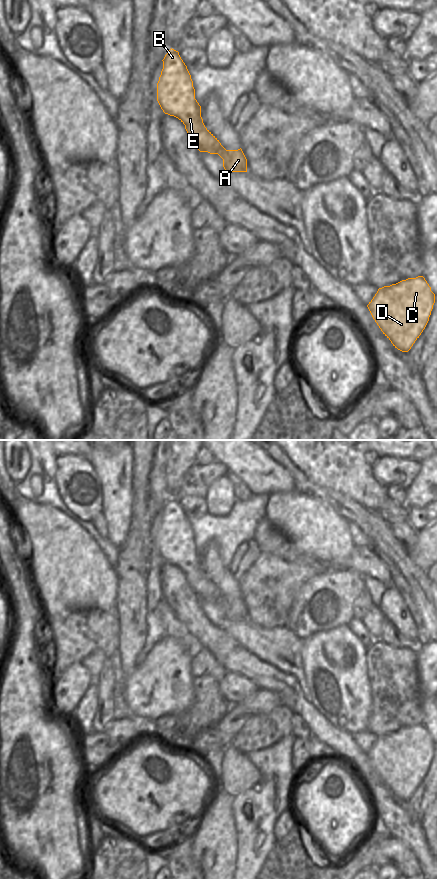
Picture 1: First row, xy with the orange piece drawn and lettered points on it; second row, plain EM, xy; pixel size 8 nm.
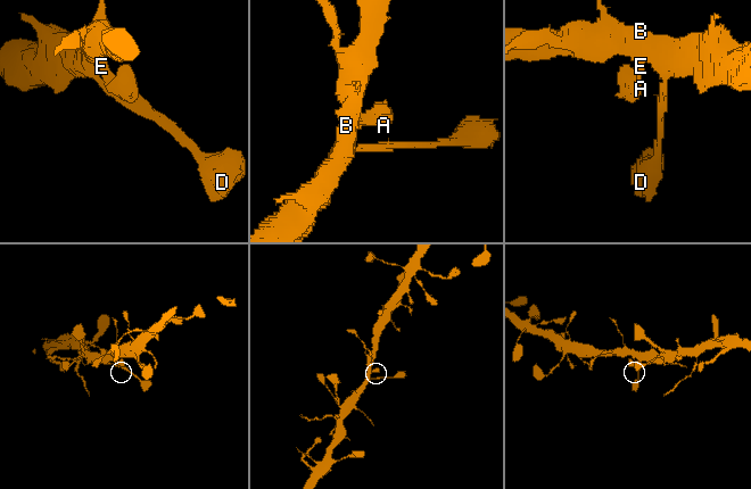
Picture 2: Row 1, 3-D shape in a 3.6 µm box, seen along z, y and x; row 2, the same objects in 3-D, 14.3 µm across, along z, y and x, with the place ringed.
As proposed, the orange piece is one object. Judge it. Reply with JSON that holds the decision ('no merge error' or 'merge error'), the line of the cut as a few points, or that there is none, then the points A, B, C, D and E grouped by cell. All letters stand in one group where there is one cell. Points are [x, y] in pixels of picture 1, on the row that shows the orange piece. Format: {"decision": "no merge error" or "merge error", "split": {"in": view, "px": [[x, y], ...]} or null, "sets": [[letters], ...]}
{"decision": "no merge error", "split": null, "sets": [["A", "B", "C", "D", "E"]]}

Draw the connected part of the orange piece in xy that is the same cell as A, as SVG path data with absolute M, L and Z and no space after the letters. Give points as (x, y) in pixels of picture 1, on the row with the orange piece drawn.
M170 49L165 55L163 69L157 83L157 101L165 114L178 118L200 152L218 154L223 159L225 172L247 172L247 159L242 151L226 150L219 140L205 127L201 117L201 106L195 99L195 89L187 66L181 59L179 52Z

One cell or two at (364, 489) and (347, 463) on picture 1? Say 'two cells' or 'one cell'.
one cell

